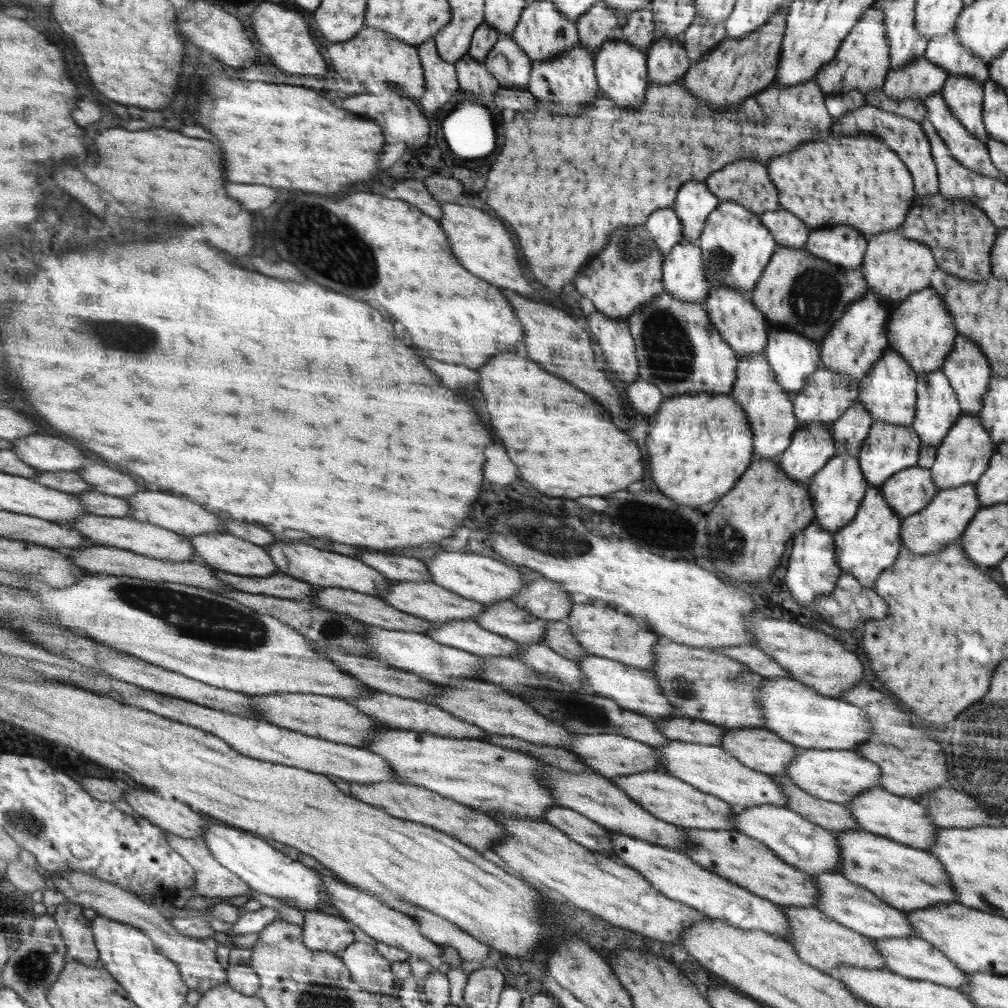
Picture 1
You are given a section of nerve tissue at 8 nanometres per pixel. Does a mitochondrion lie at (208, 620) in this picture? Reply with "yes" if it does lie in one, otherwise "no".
yes

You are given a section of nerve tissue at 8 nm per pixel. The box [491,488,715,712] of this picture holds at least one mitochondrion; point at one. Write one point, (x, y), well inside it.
(564, 540)

